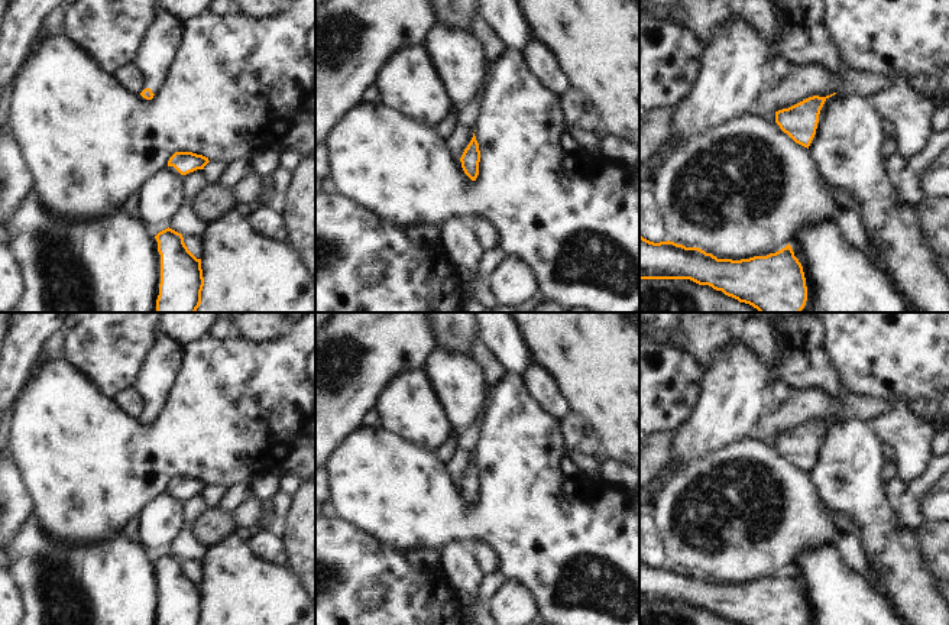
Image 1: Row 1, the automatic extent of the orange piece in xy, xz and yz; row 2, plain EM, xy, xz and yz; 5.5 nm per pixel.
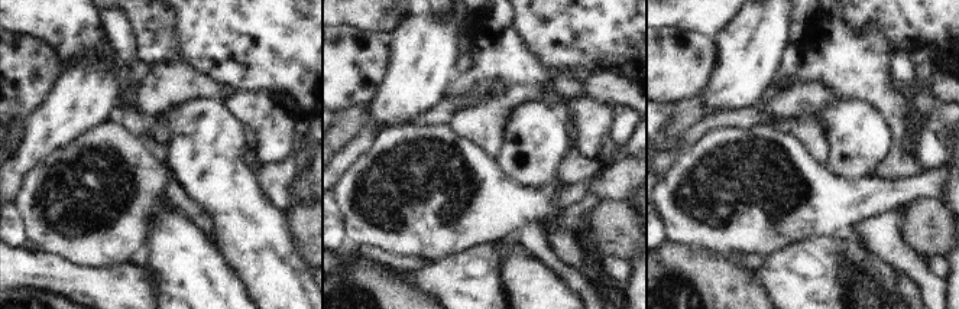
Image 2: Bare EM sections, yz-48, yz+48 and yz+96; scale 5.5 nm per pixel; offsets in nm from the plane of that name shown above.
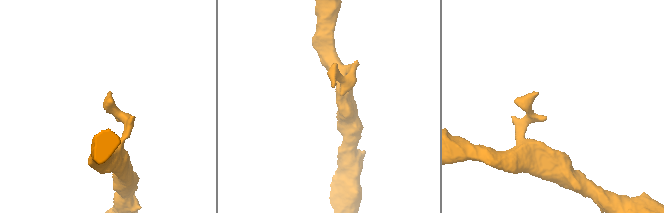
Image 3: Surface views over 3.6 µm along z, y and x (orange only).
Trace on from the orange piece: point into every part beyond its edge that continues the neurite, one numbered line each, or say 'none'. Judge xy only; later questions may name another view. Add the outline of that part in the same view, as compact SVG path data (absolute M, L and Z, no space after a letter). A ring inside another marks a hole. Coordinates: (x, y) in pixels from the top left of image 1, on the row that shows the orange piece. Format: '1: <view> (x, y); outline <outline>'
1: xy (159, 49); outline M159 1L159 13L140 48L137 62L146 75L146 88L156 94L165 84L169 67L178 58L184 19Z

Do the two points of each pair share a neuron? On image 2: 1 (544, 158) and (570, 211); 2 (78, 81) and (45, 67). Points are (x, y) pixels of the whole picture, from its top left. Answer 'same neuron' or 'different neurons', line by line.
1: different neurons
2: different neurons

